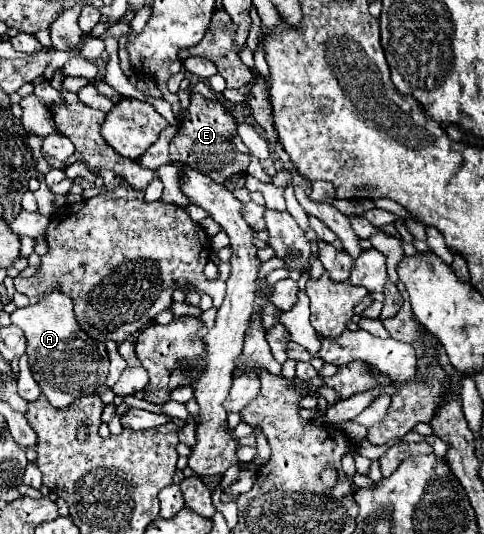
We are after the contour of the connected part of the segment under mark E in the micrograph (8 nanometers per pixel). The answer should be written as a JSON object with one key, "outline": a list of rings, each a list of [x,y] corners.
{"outline":[[[191,94],[191,106],[187,108],[185,118],[177,136],[171,140],[169,150],[173,160],[187,162],[193,170],[207,174],[211,180],[225,182],[235,174],[245,174],[249,166],[249,154],[243,154],[235,148],[233,138],[237,136],[237,118],[219,102],[213,102],[201,94]]]}

